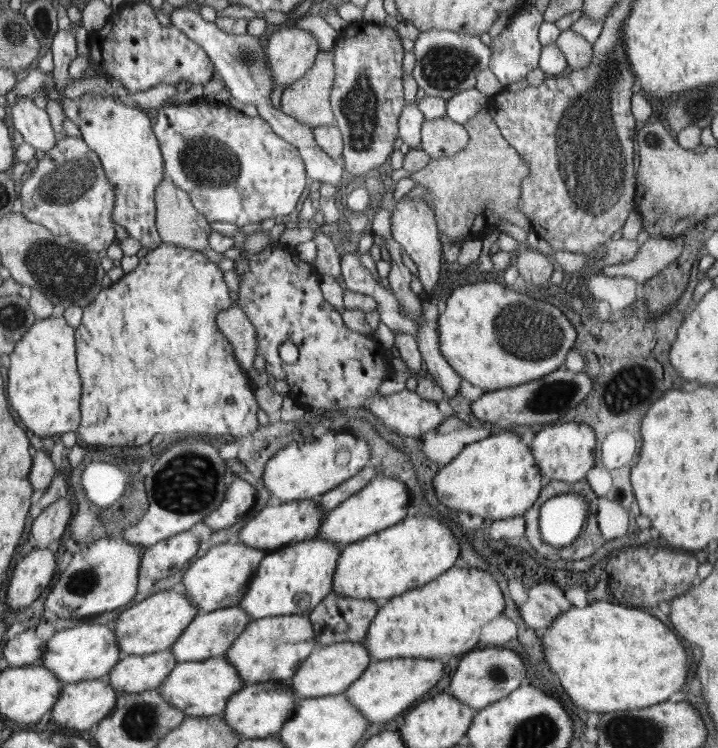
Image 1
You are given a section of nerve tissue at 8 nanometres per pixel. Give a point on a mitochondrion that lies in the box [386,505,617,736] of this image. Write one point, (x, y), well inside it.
(499, 675)

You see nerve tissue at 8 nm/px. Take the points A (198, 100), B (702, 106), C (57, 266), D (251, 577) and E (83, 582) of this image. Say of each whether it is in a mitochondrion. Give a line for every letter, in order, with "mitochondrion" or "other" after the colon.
A: other
B: mitochondrion
C: mitochondrion
D: other
E: mitochondrion

